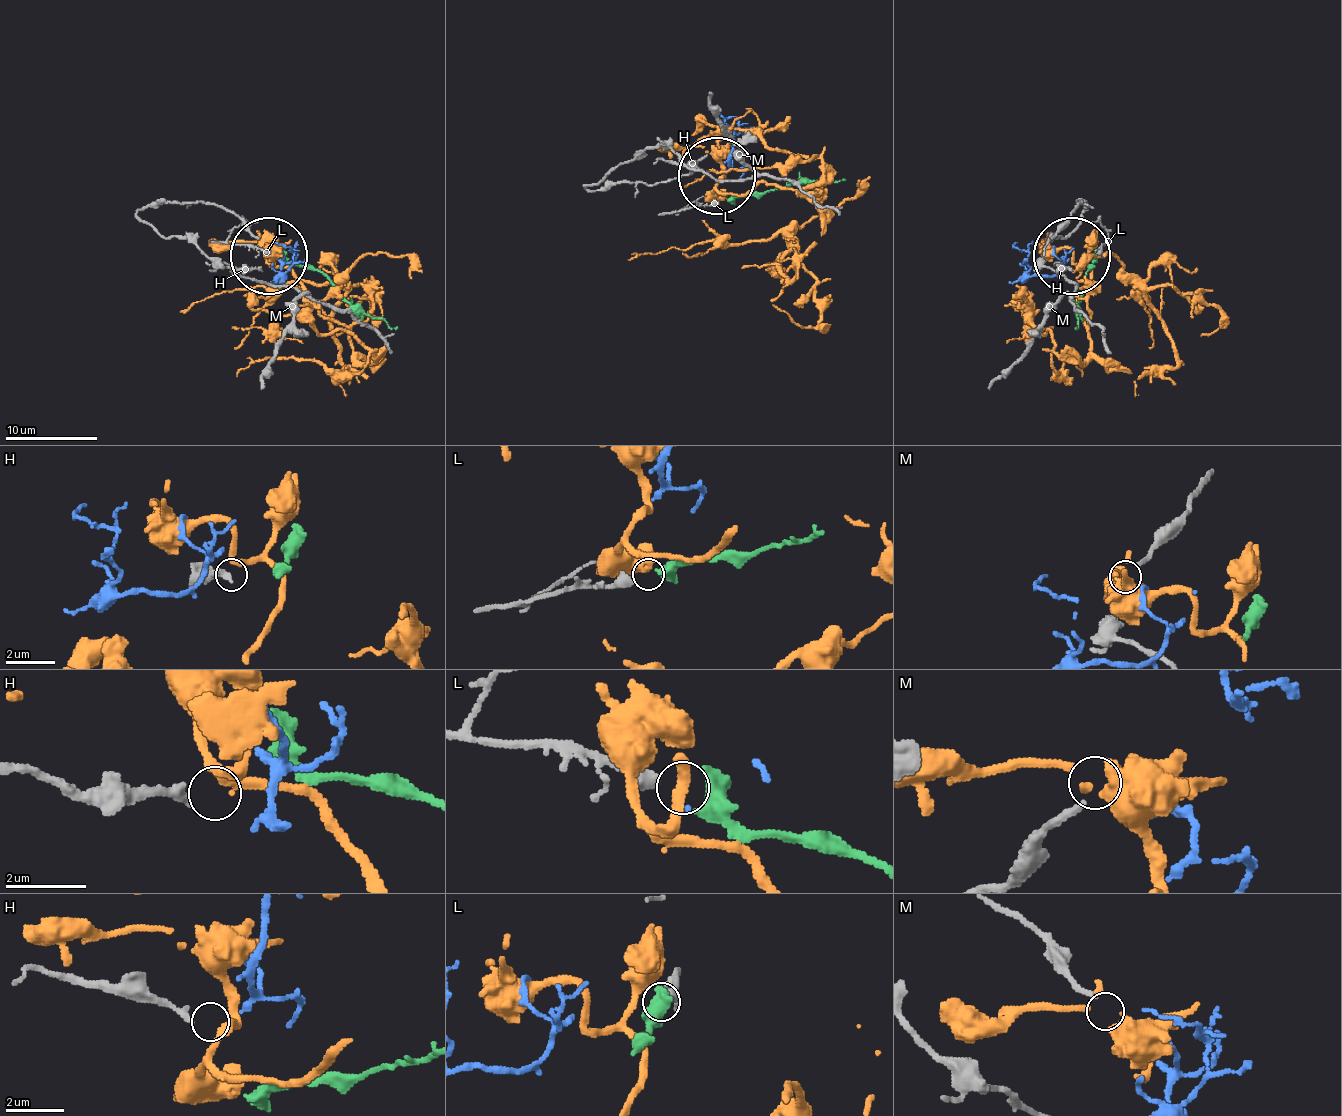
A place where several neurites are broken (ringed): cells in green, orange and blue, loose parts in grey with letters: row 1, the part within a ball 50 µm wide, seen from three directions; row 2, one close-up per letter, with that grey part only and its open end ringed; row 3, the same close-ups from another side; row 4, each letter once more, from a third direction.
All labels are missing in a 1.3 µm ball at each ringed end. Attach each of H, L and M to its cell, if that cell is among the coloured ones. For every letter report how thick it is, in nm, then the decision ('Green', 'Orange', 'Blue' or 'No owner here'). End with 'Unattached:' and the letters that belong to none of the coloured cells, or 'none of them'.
H: Thickness 240 nm. No owner here
L: Thickness 400 nm. Green
M: Thickness 170 nm. No owner here
Unattached: H, M

